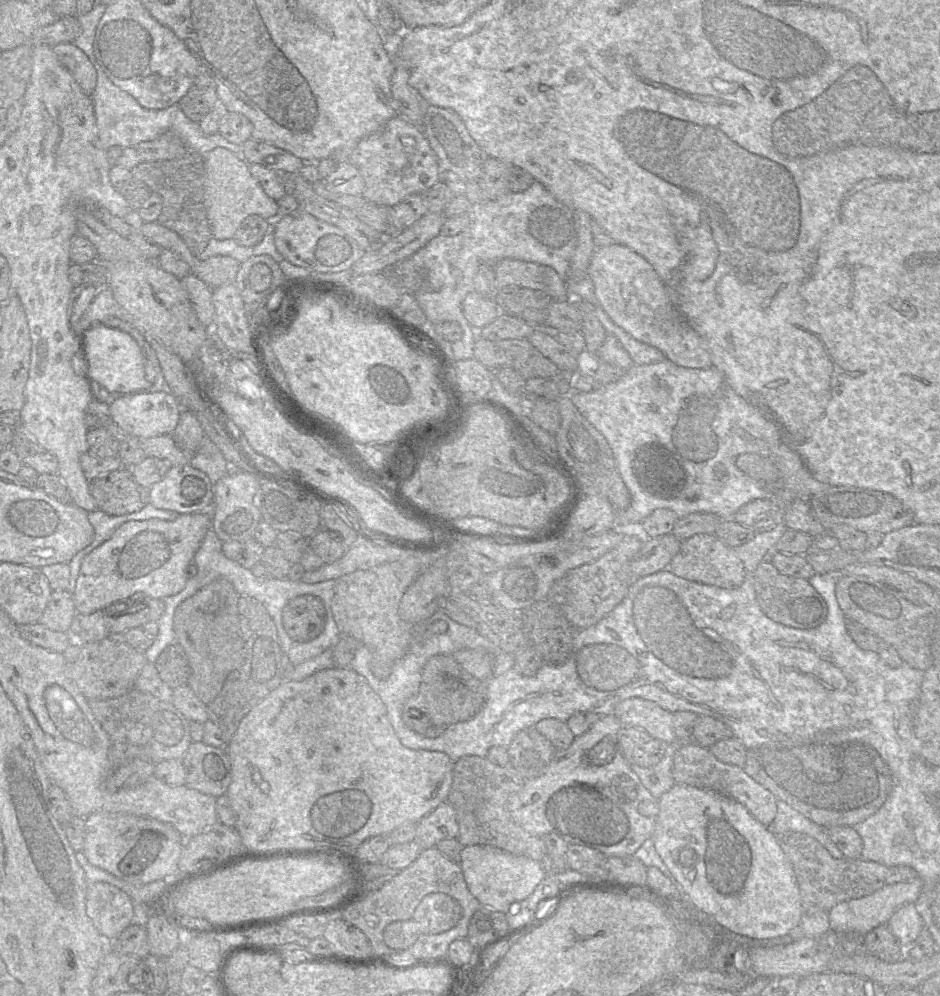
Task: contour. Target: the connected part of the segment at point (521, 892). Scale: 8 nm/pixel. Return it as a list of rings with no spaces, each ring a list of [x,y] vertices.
[[[489,845],[464,846],[459,865],[469,891],[480,904],[504,913],[512,903],[530,896],[547,876],[536,860],[525,855],[514,855]]]

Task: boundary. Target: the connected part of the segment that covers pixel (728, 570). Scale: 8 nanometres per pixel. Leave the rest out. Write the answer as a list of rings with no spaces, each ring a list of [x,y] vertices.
[[[713,533],[696,534],[683,540],[679,551],[669,563],[669,570],[679,577],[722,588],[738,587],[745,578],[743,562],[735,549],[723,543]]]

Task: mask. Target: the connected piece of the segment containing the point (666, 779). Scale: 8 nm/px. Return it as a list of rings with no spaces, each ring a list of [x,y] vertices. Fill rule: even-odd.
[[[678,741],[675,744],[669,744],[664,757],[653,767],[644,768],[631,764],[632,770],[642,784],[657,800],[675,784],[672,774],[673,760],[681,744],[683,743]]]

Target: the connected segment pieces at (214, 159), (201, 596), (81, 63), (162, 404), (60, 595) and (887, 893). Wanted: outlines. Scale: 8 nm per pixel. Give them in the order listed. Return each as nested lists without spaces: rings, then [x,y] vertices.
[[[216,147],[201,155],[204,159],[204,203],[213,238],[233,238],[240,223],[250,215],[258,215],[268,221],[278,218],[277,201],[265,194],[251,175],[246,161],[223,147]]]
[[[217,578],[182,601],[174,613],[176,642],[183,648],[189,662],[187,685],[206,705],[219,694],[229,673],[240,667],[246,658],[246,642],[238,611],[239,597],[230,581]]]
[[[58,43],[52,47],[61,64],[71,73],[81,90],[92,95],[96,85],[96,71],[87,55],[74,43]]]
[[[168,390],[123,394],[109,404],[109,410],[115,425],[131,435],[144,438],[171,435],[181,413],[178,400]]]
[[[68,590],[52,591],[39,623],[57,632],[69,632],[76,614],[73,594]]]
[[[915,878],[907,882],[886,884],[868,896],[840,902],[829,911],[830,930],[836,933],[853,933],[864,937],[872,929],[887,924],[900,907],[914,904],[921,894],[922,886],[922,880]]]

